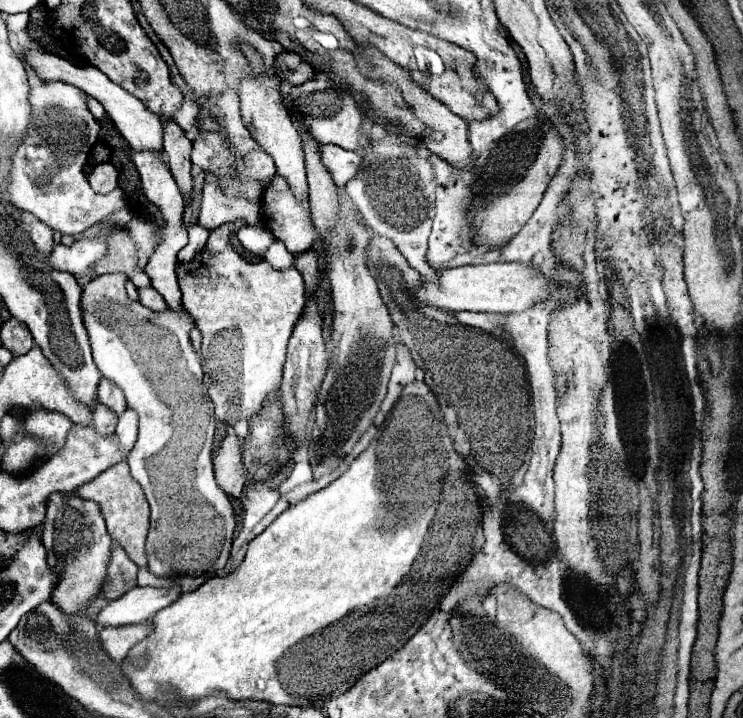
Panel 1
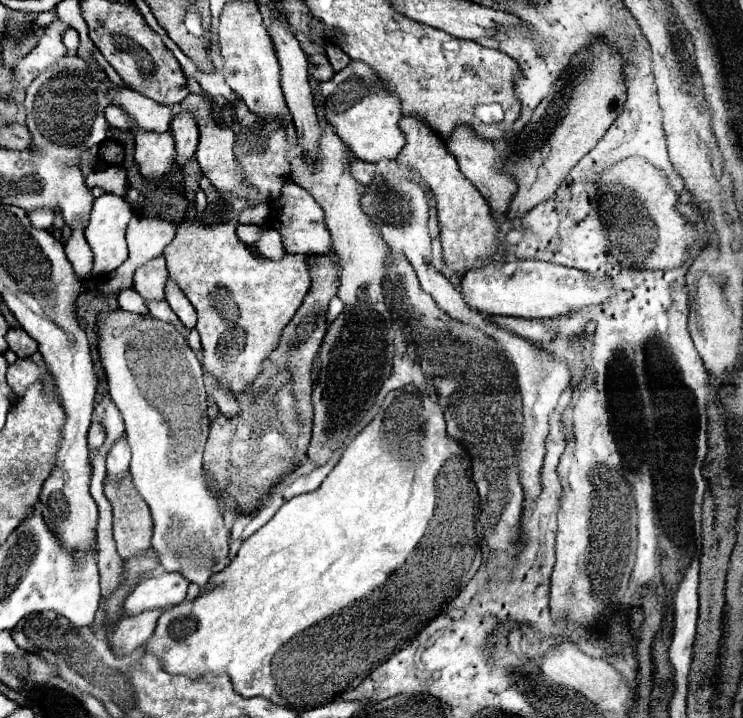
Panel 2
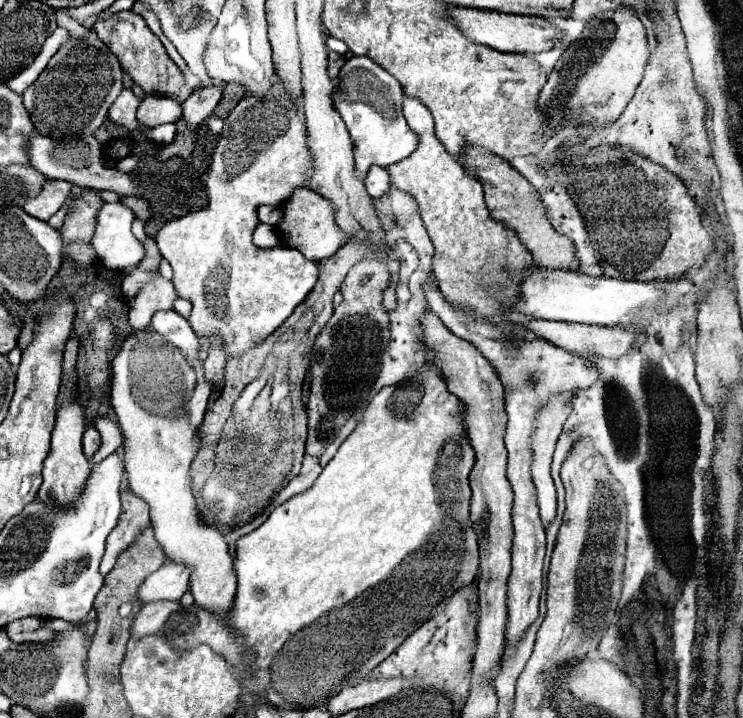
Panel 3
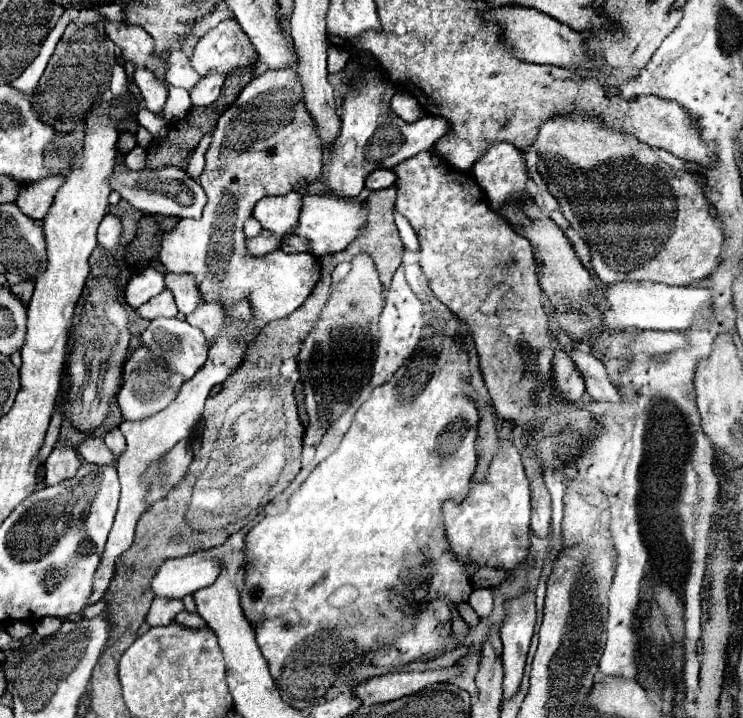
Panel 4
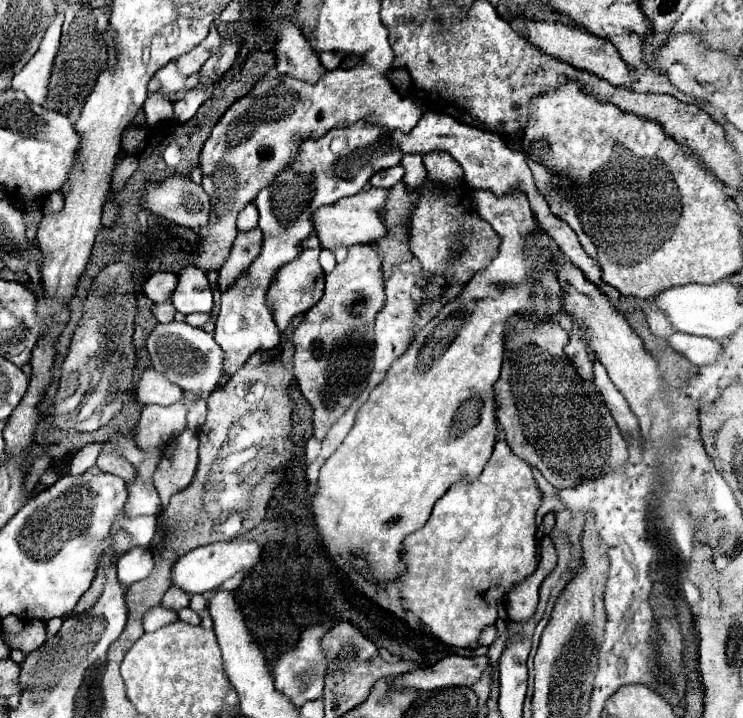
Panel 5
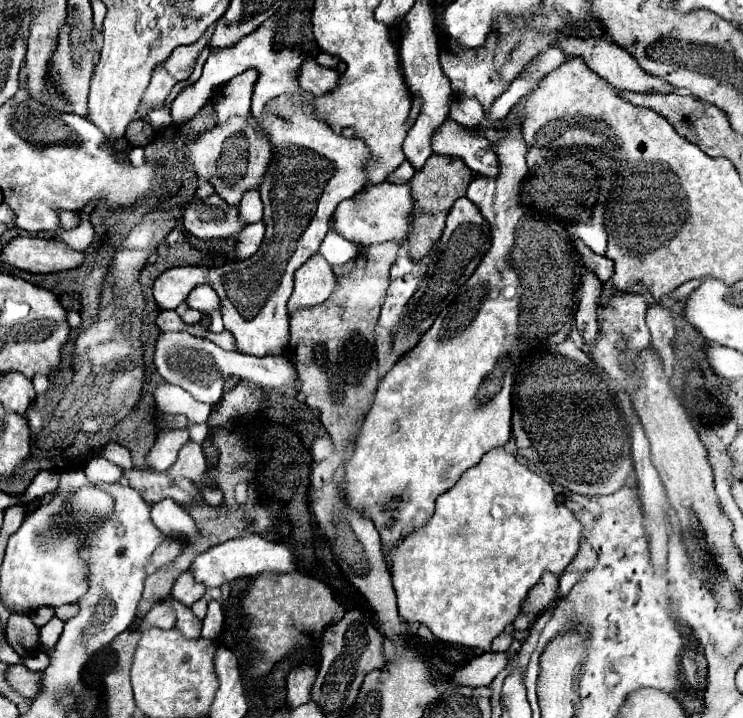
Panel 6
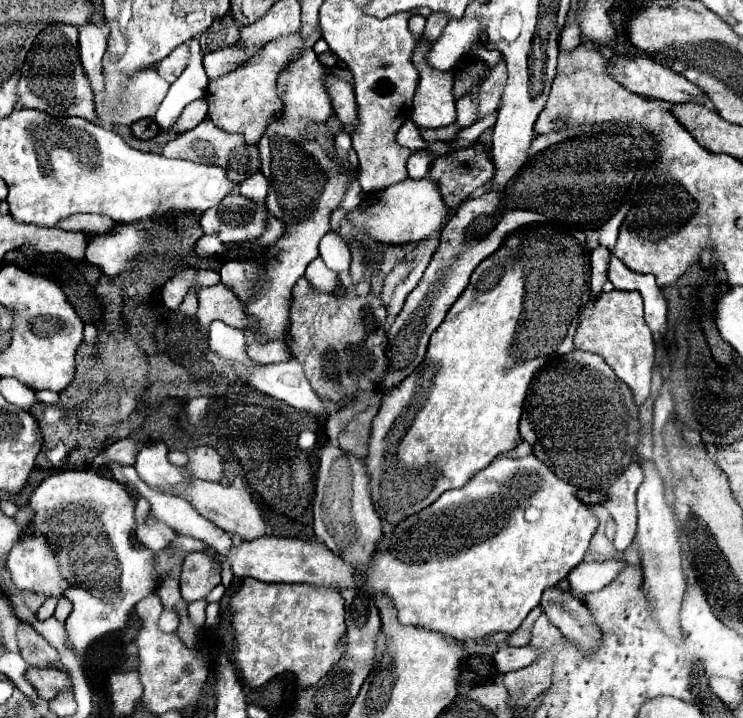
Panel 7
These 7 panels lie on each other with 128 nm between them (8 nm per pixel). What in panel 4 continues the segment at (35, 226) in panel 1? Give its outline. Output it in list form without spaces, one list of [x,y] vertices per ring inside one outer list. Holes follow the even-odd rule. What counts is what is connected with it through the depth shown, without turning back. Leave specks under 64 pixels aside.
[[[50,176],[40,180],[38,184],[24,186],[20,190],[20,196],[16,200],[16,206],[30,216],[32,220],[42,220],[46,216],[48,208],[52,206],[52,198],[56,194],[56,188],[64,182],[64,176]]]

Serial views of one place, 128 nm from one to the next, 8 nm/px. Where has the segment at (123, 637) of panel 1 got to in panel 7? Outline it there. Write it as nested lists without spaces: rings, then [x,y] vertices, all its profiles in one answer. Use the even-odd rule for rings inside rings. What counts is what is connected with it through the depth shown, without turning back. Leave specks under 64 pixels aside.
[[[206,552],[188,554],[182,566],[182,598],[186,602],[202,600],[210,594],[214,586],[220,584],[220,570],[216,568],[214,556]]]

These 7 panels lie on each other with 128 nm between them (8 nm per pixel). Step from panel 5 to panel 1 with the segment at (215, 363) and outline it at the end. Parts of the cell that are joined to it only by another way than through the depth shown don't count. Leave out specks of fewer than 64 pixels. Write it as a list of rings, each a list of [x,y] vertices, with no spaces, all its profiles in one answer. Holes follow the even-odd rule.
[[[142,288],[142,290],[138,290],[138,292],[140,292],[140,302],[142,302],[146,308],[150,308],[150,310],[154,310],[154,312],[164,312],[164,310],[168,310],[164,298],[162,298],[154,288]]]

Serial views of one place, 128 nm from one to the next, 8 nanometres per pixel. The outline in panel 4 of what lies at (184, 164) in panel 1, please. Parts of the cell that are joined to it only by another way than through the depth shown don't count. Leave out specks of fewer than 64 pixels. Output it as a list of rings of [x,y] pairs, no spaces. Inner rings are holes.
[[[210,72],[208,76],[204,76],[190,92],[192,104],[194,106],[208,106],[208,104],[212,104],[220,96],[220,88],[222,88],[224,80],[226,80],[226,76],[218,74],[218,72]]]

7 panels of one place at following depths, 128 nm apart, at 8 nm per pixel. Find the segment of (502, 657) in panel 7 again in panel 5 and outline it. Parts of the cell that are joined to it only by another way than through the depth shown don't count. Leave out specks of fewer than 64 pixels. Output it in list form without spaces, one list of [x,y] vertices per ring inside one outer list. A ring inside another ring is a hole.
[[[446,656],[434,666],[418,668],[414,672],[402,674],[394,680],[394,688],[416,688],[416,690],[436,690],[446,686],[472,686],[480,680],[482,672],[490,668],[488,656],[464,658],[464,656]]]

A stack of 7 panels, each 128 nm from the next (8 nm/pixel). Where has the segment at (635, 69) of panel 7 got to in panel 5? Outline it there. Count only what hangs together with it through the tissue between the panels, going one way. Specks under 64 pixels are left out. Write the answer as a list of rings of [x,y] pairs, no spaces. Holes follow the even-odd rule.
[[[528,20],[526,22],[526,40],[532,42],[534,46],[538,46],[544,54],[550,54],[558,60],[564,60],[564,62],[568,62],[570,66],[574,66],[578,70],[586,70],[590,74],[596,74],[596,76],[608,80],[614,86],[630,88],[630,84],[634,82],[632,70],[620,58],[616,46],[610,40],[604,40],[604,38],[598,38],[598,36],[590,34],[588,30],[572,28],[572,26],[566,26],[566,24]]]

